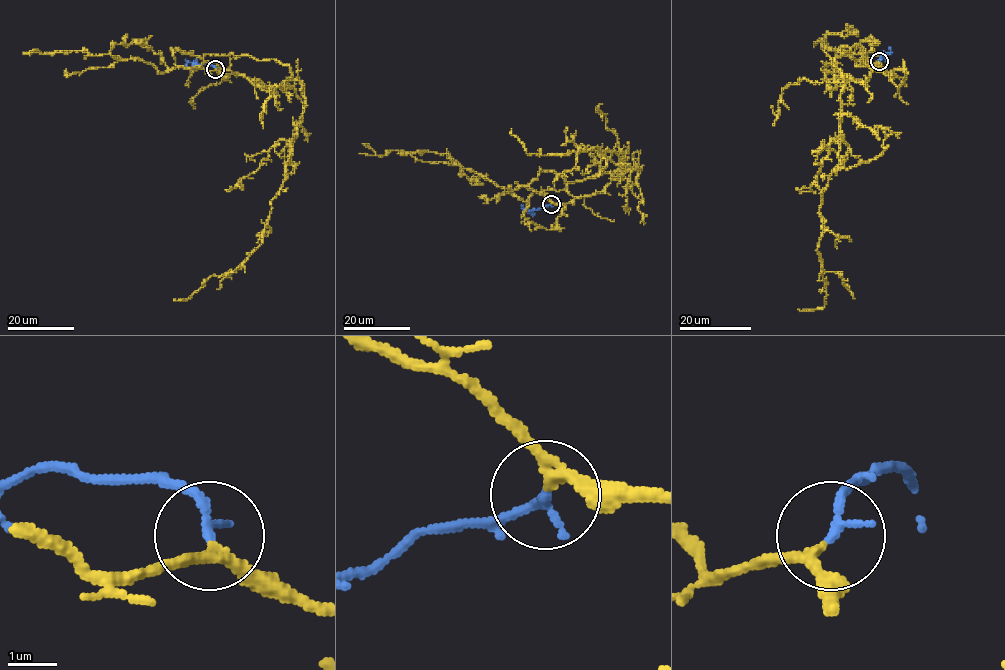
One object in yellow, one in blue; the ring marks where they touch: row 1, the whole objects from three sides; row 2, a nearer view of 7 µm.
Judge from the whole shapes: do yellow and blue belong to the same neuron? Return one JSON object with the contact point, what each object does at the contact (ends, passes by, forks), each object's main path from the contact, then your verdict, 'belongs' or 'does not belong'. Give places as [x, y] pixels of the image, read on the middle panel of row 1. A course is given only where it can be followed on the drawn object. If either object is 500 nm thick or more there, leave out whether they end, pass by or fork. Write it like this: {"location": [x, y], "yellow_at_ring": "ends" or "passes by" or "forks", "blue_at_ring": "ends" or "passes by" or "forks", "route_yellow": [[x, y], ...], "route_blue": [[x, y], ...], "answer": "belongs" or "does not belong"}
{"location": [551, 204], "yellow_at_ring": "passes by", "blue_at_ring": "ends", "route_yellow": [[550, 204], [569, 204], [602, 191], [614, 174], [642, 169], [622, 166], [607, 148], [528, 154], [512, 129]], "route_blue": [[550, 204], [527, 211], [522, 204]], "answer": "belongs"}

